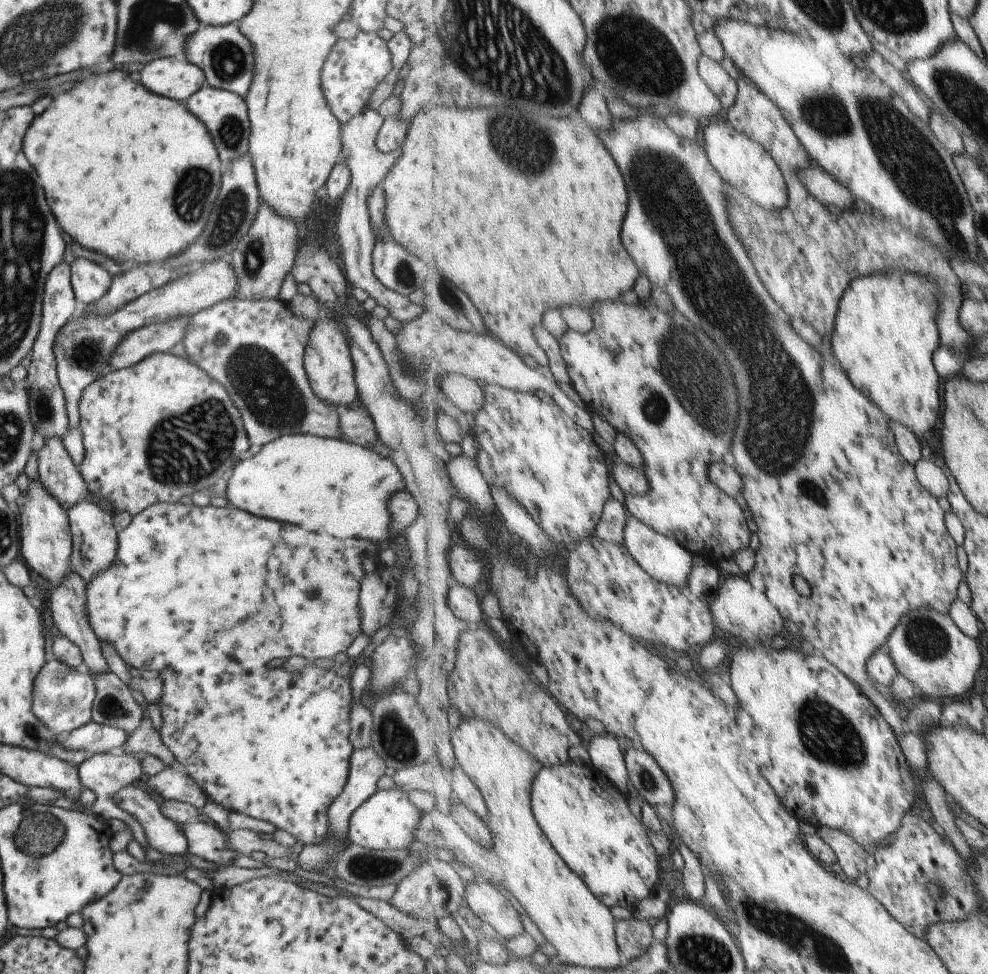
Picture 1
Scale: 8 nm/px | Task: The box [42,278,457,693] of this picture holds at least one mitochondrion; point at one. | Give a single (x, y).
(181, 450)

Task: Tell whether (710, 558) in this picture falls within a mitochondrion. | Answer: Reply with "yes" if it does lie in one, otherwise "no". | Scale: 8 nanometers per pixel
no

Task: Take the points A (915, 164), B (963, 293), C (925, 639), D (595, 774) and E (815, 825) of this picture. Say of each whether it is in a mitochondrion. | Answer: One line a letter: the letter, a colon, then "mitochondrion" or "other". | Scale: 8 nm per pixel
A: mitochondrion
B: other
C: mitochondrion
D: other
E: other

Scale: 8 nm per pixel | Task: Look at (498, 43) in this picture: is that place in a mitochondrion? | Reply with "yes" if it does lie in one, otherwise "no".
yes

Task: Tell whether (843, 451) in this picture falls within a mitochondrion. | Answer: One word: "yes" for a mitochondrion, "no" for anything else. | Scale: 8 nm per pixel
no

